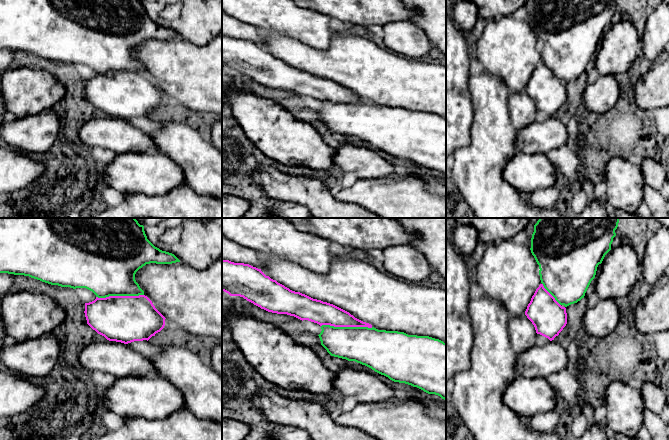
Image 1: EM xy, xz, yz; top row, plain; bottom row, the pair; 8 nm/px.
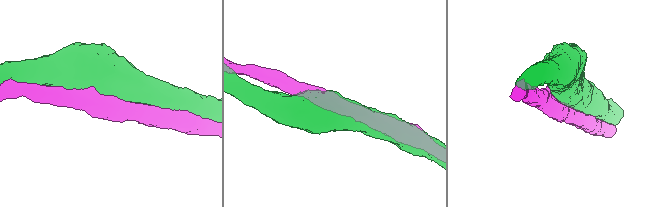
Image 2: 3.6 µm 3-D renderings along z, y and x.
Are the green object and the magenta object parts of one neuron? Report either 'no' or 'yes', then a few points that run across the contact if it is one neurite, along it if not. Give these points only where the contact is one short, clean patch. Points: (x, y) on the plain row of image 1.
yes

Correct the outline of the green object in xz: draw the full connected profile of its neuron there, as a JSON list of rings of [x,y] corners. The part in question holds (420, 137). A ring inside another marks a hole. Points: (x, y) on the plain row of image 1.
[[[222,35],[222,67],[240,72],[268,88],[287,90],[321,102],[321,121],[334,133],[365,141],[390,156],[417,163],[446,176],[446,119],[429,112],[378,106],[349,88],[327,78],[295,68],[249,40]]]

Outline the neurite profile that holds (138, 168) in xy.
[[[109,116],[94,118],[80,128],[79,137],[83,145],[90,149],[101,147],[116,153],[114,160],[105,166],[103,177],[108,187],[125,195],[161,196],[185,183],[180,166],[157,151],[149,134],[131,125],[127,120]]]

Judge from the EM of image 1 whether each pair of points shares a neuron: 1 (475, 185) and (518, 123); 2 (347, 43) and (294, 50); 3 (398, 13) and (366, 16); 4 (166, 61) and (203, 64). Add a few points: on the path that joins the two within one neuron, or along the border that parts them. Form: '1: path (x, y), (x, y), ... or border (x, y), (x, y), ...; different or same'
1: path (477, 169), (486, 154), (502, 138); same
2: path (334, 56), (307, 56); same
3: path (390, 13), (374, 13); same
4: path (175, 62), (194, 64); same

